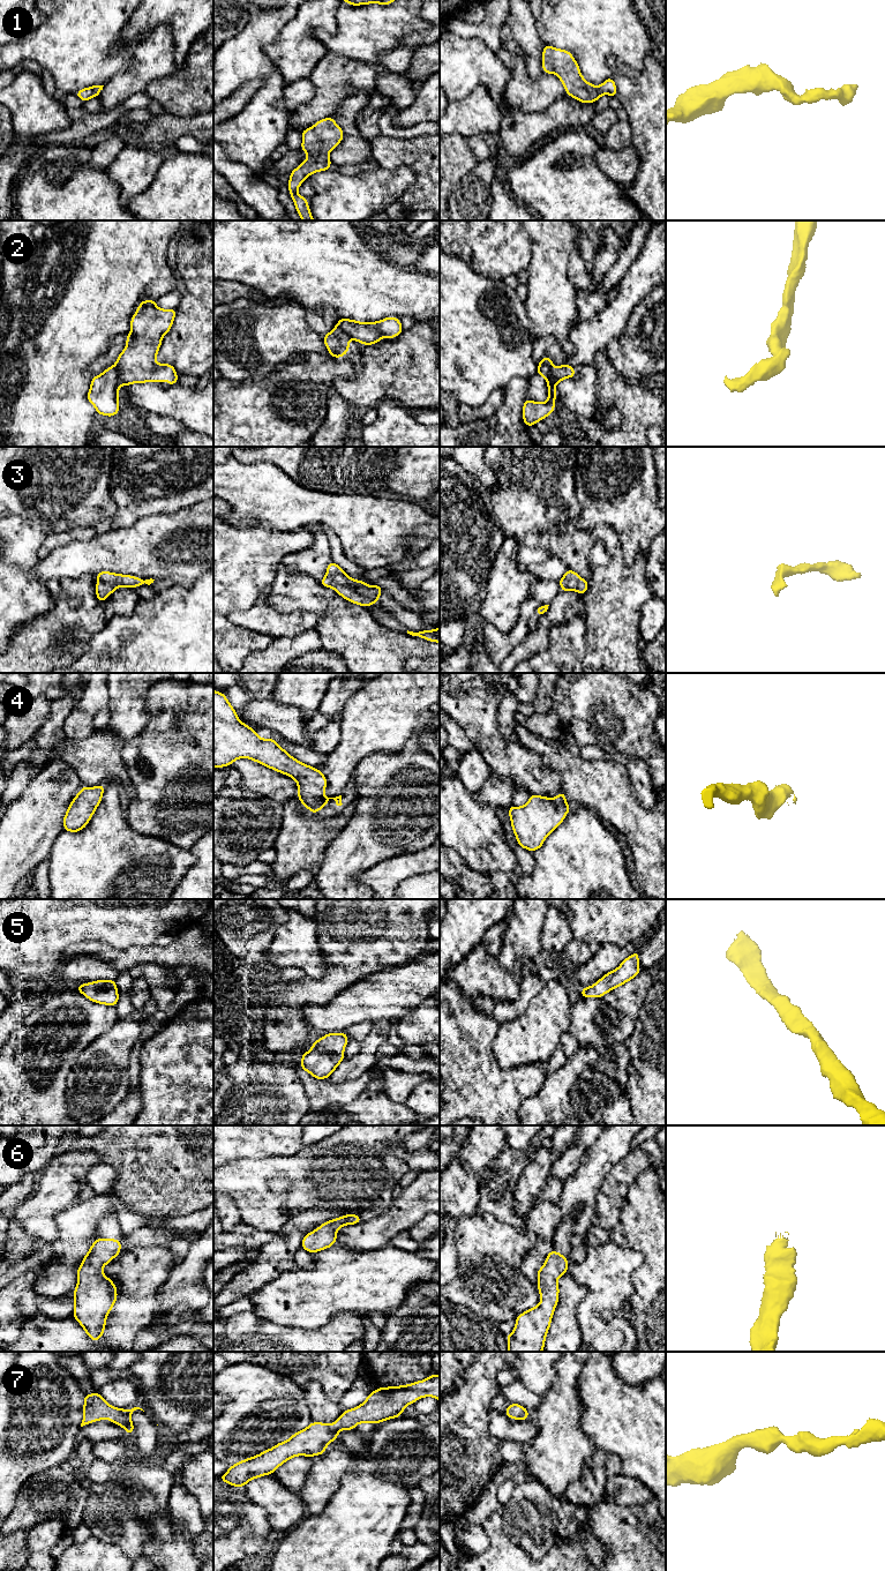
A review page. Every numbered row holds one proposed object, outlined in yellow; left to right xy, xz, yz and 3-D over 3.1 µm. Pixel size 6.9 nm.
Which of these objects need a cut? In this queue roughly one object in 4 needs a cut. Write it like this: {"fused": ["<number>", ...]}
{"fused": ["2"]}

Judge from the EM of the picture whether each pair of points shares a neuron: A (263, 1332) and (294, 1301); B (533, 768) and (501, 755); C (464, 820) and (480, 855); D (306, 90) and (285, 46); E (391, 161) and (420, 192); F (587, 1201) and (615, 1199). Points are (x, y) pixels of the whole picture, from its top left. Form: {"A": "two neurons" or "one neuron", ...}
{"A": "two neurons", "B": "one neuron", "C": "one neuron", "D": "two neurons", "E": "one neuron", "F": "two neurons"}

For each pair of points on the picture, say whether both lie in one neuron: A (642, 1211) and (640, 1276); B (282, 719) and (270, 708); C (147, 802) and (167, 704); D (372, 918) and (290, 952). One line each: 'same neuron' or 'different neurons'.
A: same neuron
B: same neuron
C: same neuron
D: different neurons

